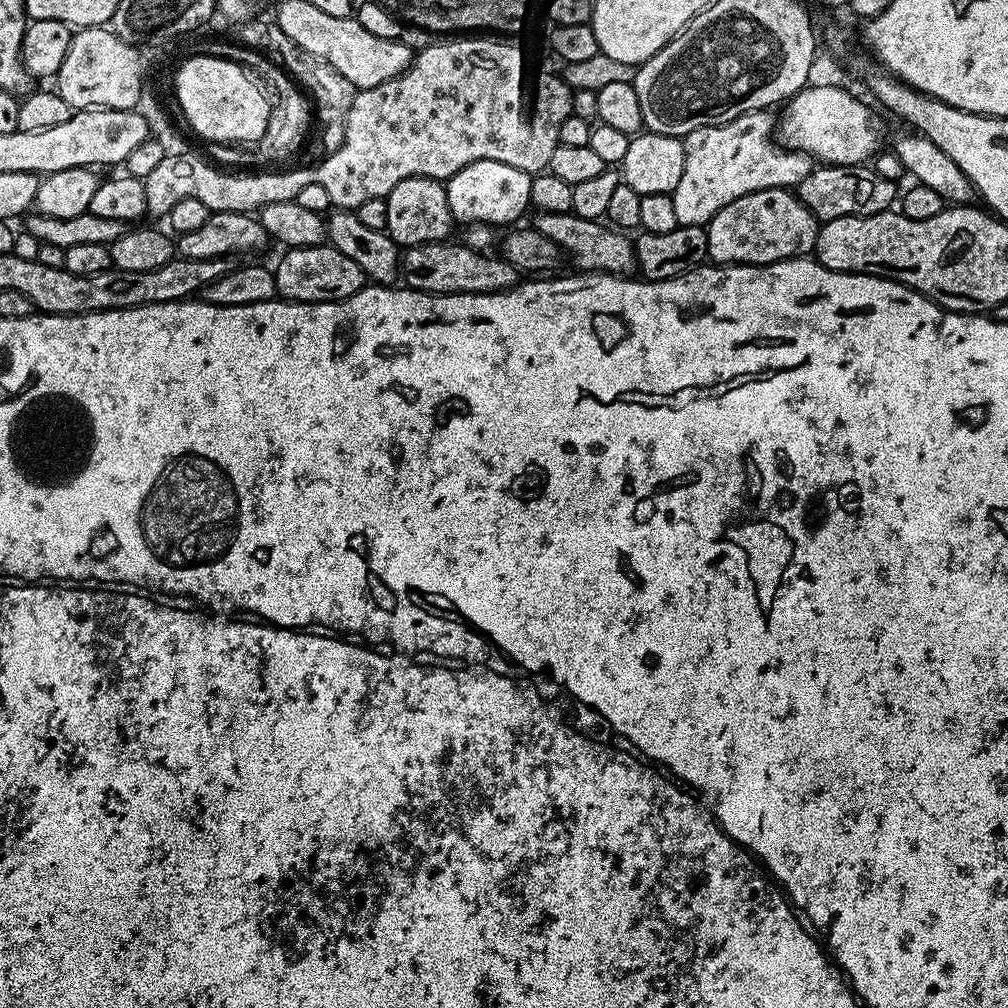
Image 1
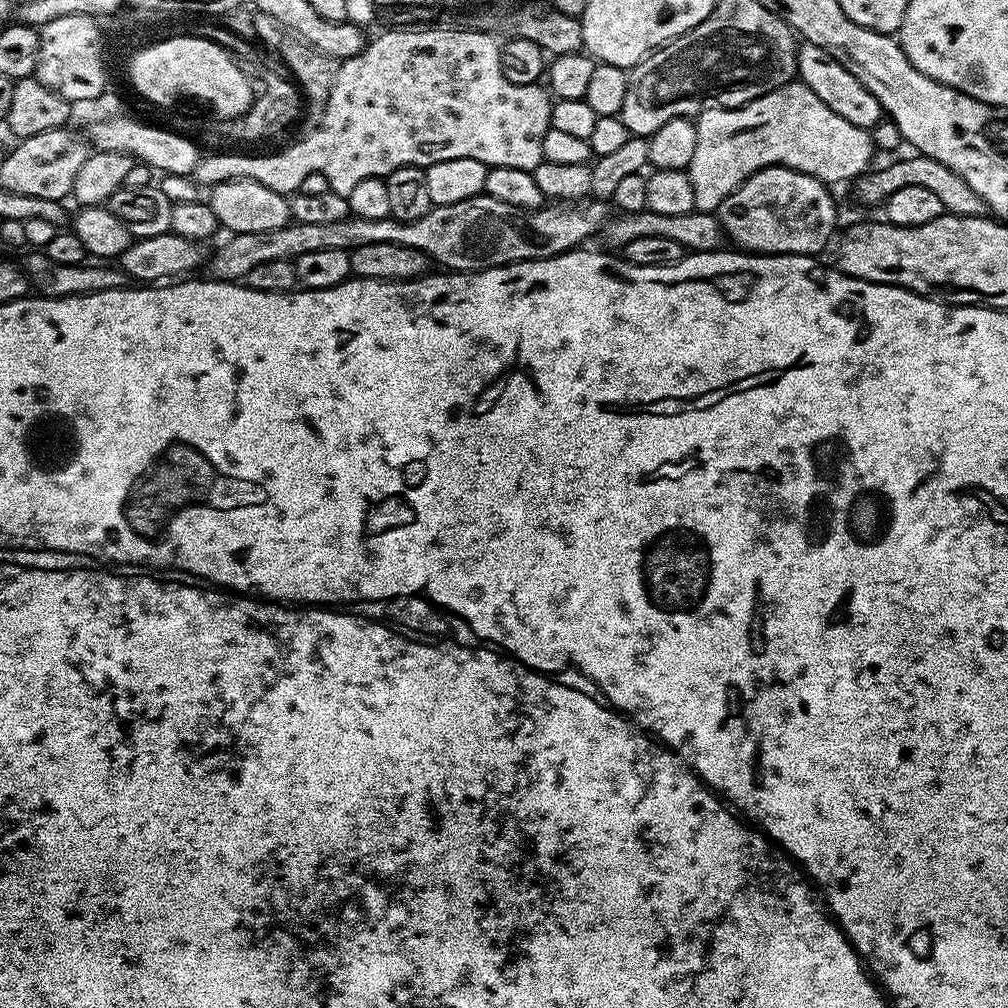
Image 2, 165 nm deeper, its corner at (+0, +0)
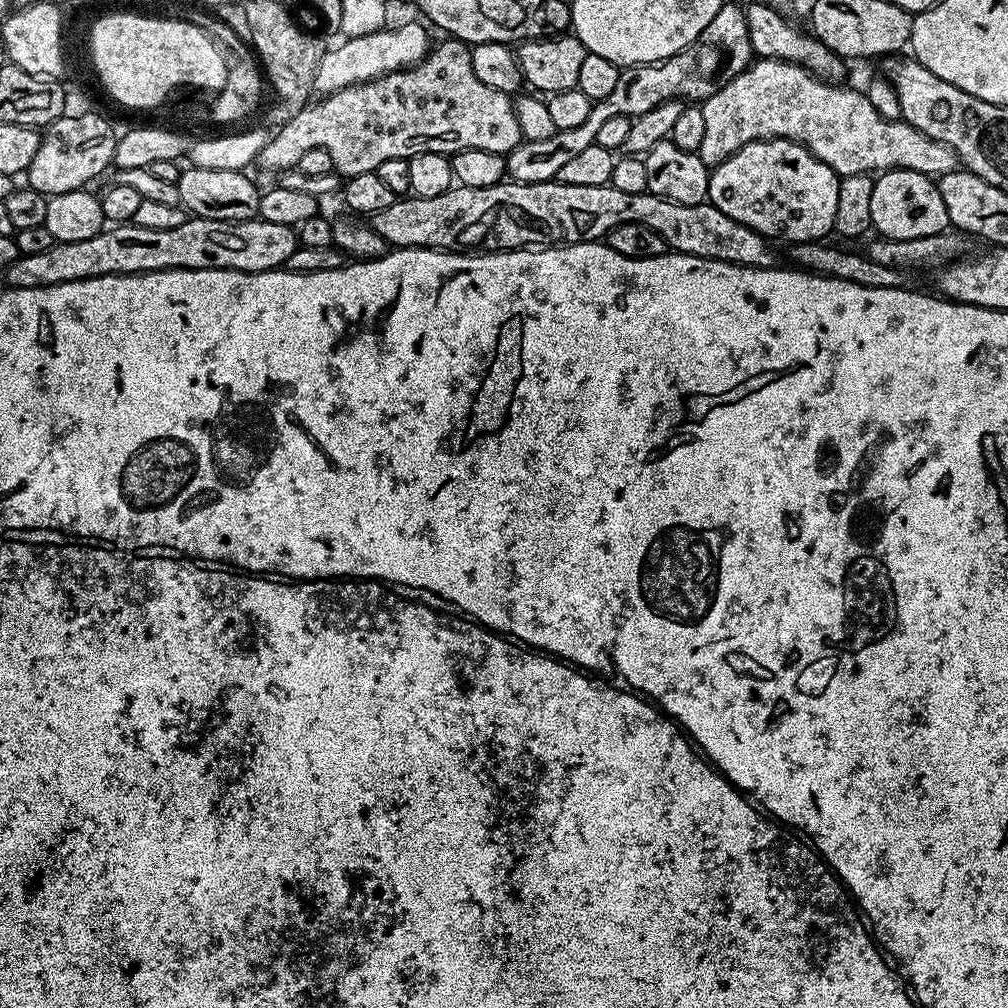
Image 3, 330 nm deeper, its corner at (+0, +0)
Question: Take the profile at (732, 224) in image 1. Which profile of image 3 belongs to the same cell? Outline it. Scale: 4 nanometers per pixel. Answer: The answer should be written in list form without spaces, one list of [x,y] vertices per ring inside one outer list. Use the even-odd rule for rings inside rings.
[[[755,140],[742,146],[730,158],[711,169],[708,177],[708,199],[722,214],[750,226],[769,241],[788,240],[789,245],[823,241],[824,235],[836,227],[838,214],[838,186],[841,177],[826,162],[822,162],[810,150],[793,140]]]

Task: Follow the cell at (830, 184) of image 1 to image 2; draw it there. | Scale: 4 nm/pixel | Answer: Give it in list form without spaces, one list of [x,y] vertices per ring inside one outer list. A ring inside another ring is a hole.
[[[908,155],[912,156],[906,157],[905,160],[896,160],[893,164],[886,165],[885,168],[878,169],[877,167],[875,170],[869,170],[864,175],[856,177],[854,181],[855,199],[865,206],[871,206],[871,204],[880,206],[887,201],[890,194],[894,194],[894,190],[902,190],[902,186],[923,186],[925,190],[934,190],[934,194],[938,194],[945,213],[954,216],[989,215],[986,202],[982,202],[982,198],[978,198],[978,194],[974,194],[974,190],[966,186],[963,178],[958,178],[958,174],[950,170],[950,166],[942,162],[934,162],[934,158],[929,156]]]

